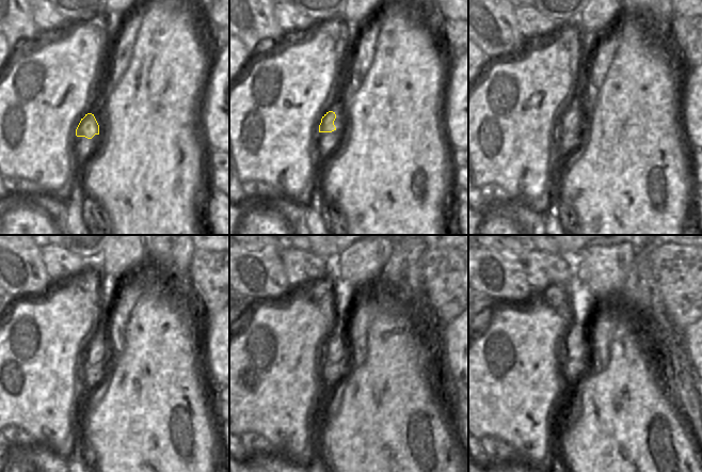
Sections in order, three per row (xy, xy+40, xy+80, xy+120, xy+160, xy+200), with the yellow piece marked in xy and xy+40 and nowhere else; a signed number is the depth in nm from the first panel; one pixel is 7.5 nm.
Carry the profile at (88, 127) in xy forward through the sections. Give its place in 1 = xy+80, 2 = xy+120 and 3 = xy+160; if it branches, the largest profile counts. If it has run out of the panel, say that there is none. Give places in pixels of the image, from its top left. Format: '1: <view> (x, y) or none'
1: xy+80 (575, 106)
2: xy+120 (96, 347)
3: xy+160 (336, 340)

